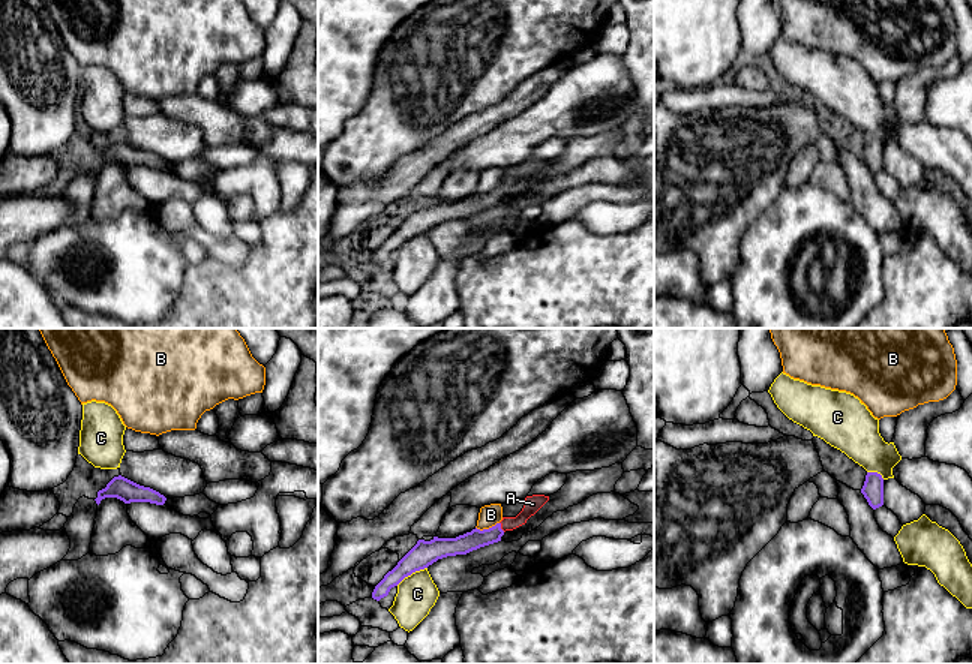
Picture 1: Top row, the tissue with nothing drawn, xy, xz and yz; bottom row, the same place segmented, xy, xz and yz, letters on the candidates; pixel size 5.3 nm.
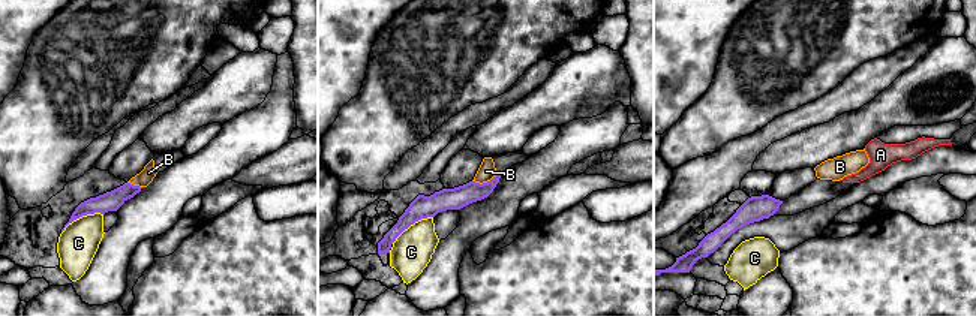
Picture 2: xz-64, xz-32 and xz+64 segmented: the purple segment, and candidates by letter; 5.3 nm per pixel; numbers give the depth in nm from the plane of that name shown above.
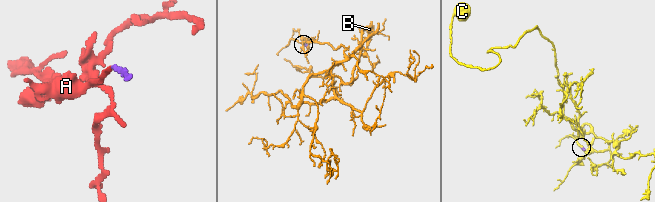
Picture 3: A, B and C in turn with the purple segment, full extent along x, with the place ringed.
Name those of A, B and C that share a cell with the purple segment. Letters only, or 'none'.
A

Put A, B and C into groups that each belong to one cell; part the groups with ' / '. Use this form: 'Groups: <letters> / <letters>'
Groups: A / B / C

